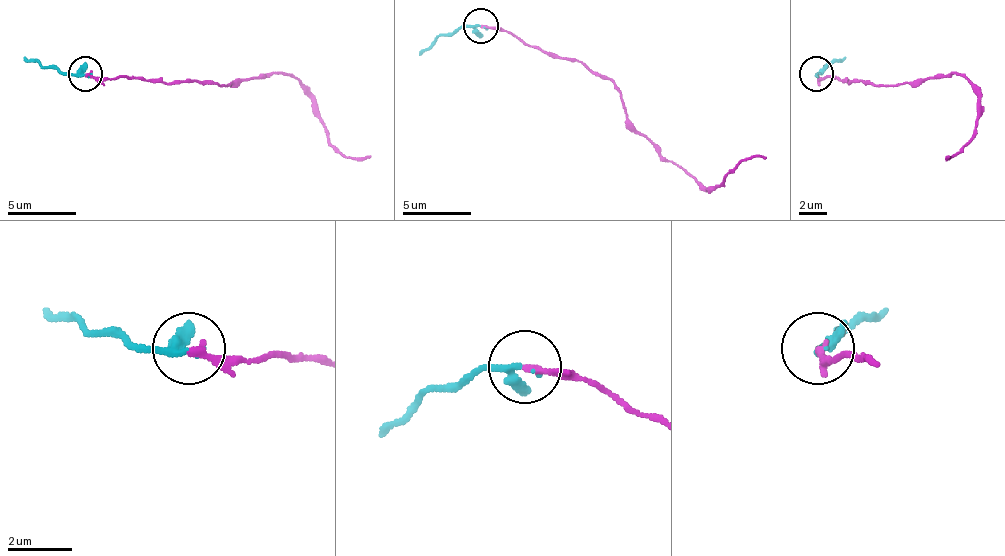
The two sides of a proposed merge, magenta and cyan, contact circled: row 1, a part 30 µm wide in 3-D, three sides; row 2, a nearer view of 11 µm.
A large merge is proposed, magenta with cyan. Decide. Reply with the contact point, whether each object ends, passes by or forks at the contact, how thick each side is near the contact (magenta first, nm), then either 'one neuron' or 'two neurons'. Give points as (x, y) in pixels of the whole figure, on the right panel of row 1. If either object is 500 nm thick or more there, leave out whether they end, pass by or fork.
at (816, 73); magenta ends there; cyan passes by; 240 nm thick on the magenta side, 200 nm on the other; one neuron

